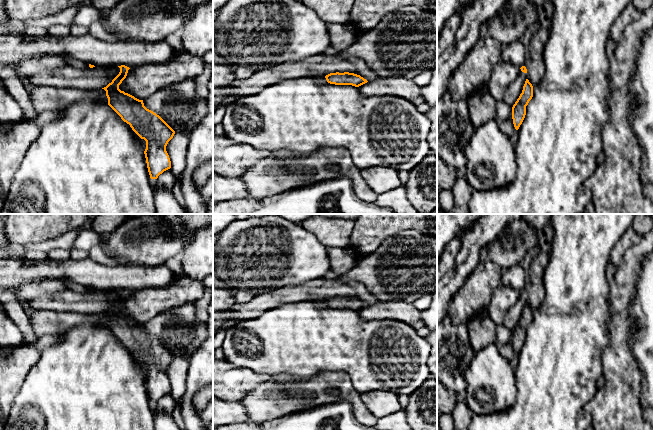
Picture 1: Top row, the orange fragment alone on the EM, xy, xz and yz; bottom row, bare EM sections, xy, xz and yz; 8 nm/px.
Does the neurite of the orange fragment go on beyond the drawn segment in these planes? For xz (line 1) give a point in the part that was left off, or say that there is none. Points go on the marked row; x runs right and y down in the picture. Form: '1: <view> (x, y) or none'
1: none

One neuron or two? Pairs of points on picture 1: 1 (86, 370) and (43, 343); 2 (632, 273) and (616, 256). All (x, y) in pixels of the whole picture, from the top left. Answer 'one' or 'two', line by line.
1: two
2: two

